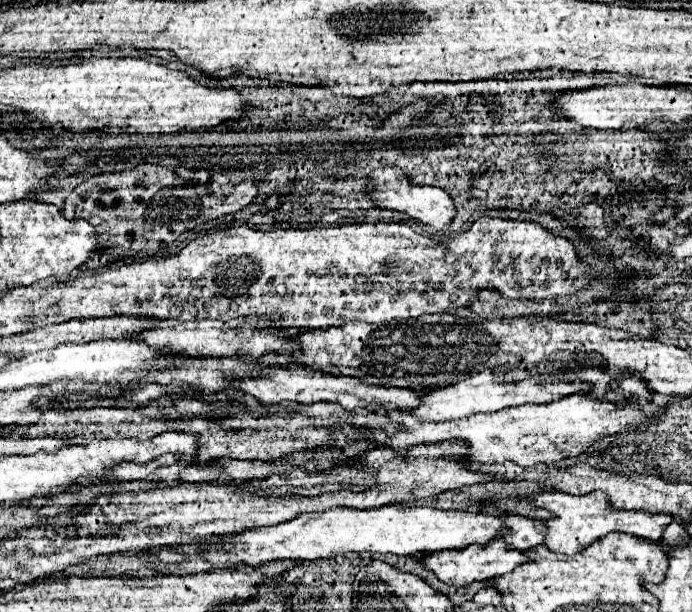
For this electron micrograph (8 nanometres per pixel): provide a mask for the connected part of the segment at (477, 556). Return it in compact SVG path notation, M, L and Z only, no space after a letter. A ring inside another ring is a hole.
M497 538L497 540L489 542L487 546L471 544L469 548L463 548L461 552L435 552L435 554L427 556L423 560L423 564L429 570L433 570L435 576L441 582L445 582L447 586L467 586L475 580L489 580L489 578L497 578L507 572L513 572L513 568L517 568L519 564L525 564L525 560L529 560L529 556L525 556L525 552L511 550L505 546L503 538Z

